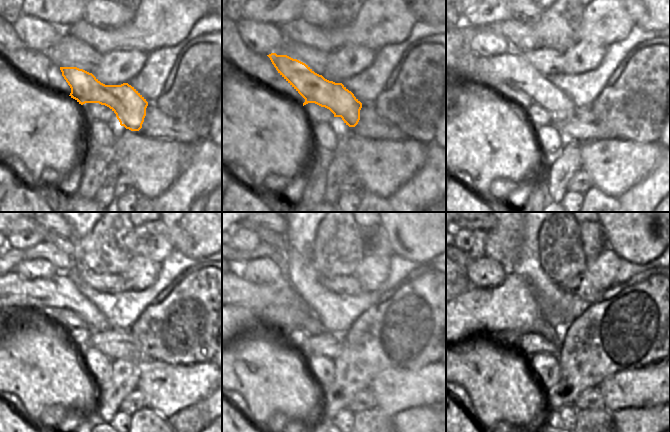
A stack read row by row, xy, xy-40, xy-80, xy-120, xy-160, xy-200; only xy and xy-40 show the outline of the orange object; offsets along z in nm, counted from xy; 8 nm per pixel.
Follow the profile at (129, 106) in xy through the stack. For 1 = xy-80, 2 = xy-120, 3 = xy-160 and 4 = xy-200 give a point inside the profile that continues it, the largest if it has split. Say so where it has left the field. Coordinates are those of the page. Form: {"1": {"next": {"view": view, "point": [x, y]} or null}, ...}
{"1": {"next": {"view": "xy-80", "point": [510, 67]}}, "2": {"next": {"view": "xy-120", "point": [60, 291]}}, "3": {"next": {"view": "xy-160", "point": [242, 292]}}, "4": {"next": {"view": "xy-200", "point": [466, 292]}}}

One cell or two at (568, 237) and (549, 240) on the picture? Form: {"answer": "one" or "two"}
{"answer": "one"}

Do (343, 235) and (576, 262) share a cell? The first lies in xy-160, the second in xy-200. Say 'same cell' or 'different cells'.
same cell

